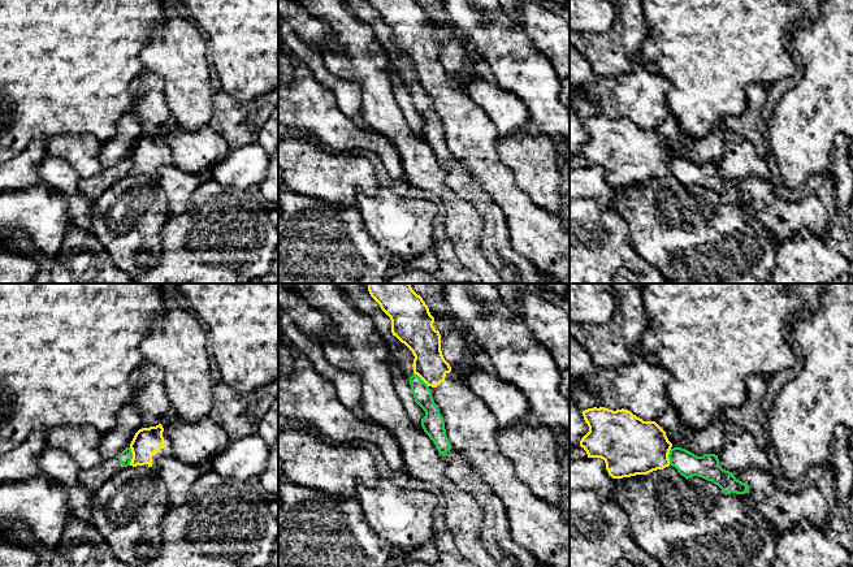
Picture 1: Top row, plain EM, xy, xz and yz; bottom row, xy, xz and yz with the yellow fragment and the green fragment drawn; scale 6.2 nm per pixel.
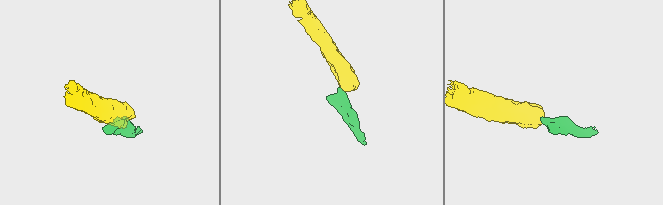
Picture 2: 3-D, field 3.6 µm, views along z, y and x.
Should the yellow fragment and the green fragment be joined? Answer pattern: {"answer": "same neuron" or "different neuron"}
{"answer": "different neuron"}

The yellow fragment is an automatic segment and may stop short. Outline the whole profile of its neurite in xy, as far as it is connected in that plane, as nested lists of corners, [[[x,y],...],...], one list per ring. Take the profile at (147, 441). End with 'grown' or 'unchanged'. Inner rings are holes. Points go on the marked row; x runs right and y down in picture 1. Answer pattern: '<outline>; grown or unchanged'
[[[169,415],[161,424],[156,427],[143,425],[135,433],[130,443],[133,453],[130,466],[147,466],[156,469],[161,458],[173,455],[172,440],[165,430],[172,420],[173,415]]]; grown

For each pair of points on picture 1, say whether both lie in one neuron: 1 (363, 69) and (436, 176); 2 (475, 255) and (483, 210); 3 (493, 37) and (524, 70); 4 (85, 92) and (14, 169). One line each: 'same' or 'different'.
1: same
2: different
3: same
4: different

